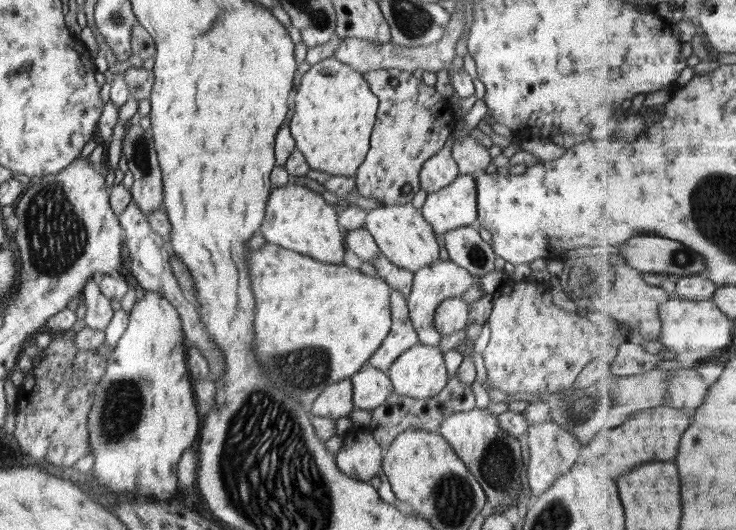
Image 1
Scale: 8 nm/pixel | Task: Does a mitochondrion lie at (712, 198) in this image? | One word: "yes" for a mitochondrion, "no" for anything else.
yes

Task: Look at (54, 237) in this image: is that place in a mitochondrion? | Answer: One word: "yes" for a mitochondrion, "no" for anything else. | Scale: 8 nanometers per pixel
yes

